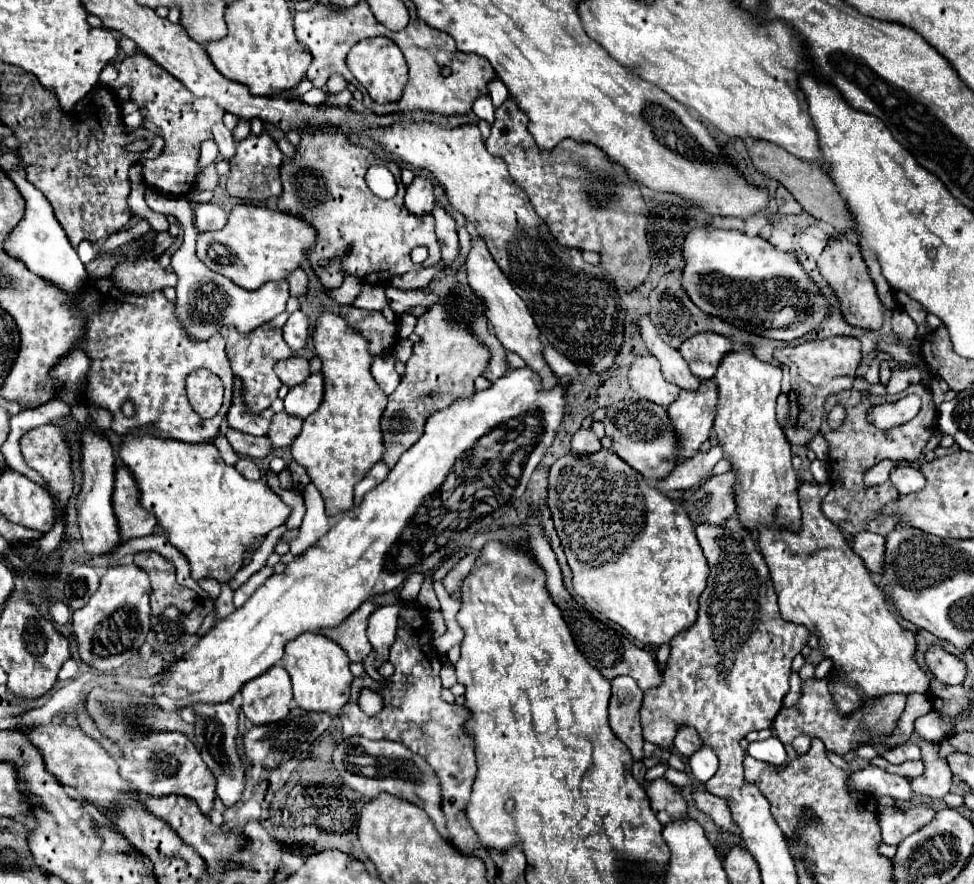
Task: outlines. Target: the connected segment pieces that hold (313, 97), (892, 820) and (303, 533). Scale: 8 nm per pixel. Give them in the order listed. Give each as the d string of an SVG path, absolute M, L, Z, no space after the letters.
M313 87L311 90L302 95L300 99L309 105L318 105L325 99L326 96L326 91Z
M879 805L879 825L881 825L883 843L897 845L907 835L927 825L933 817L935 817L935 811L929 809L927 805L917 805L905 811L893 811Z
M309 483L303 491L303 499L305 499L305 507L307 507L307 513L303 517L303 523L299 527L299 535L291 541L291 553L293 555L299 555L303 553L307 547L311 547L317 539L321 539L329 527L331 527L331 521L329 517L325 515L325 505L323 505L323 499L319 495L319 491Z

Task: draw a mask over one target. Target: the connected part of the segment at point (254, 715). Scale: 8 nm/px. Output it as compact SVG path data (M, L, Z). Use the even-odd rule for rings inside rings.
M281 665L271 667L263 677L249 681L243 689L243 713L253 725L281 721L289 713L293 699L291 679Z

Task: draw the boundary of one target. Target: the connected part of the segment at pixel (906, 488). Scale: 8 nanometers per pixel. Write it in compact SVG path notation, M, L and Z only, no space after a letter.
M897 465L897 467L891 469L891 483L897 487L899 495L909 495L909 493L915 493L915 491L923 489L925 477L915 467Z

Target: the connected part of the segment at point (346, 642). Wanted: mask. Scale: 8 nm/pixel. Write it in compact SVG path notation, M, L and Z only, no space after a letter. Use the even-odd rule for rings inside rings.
M365 601L353 615L349 615L339 627L323 629L321 633L341 645L351 661L365 661L371 653L371 643L367 639L367 619L375 611L373 601Z

